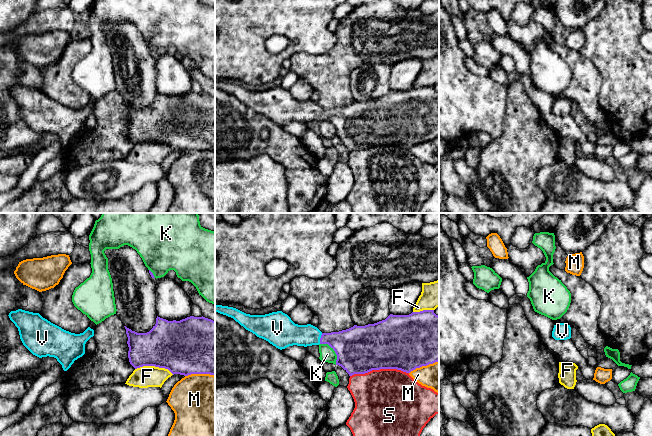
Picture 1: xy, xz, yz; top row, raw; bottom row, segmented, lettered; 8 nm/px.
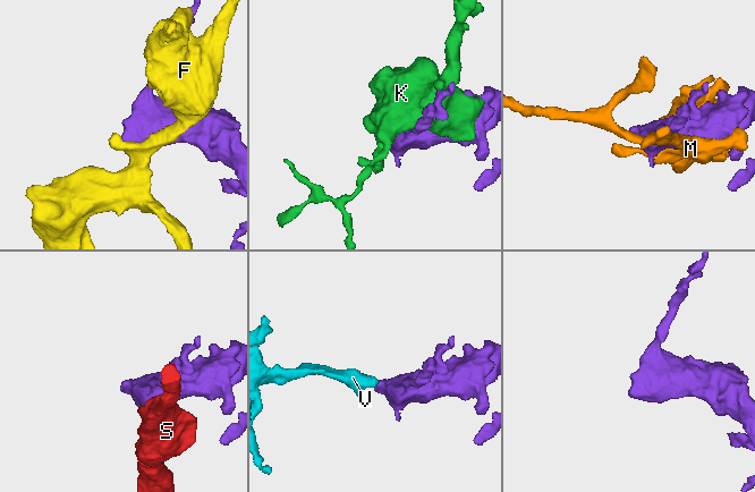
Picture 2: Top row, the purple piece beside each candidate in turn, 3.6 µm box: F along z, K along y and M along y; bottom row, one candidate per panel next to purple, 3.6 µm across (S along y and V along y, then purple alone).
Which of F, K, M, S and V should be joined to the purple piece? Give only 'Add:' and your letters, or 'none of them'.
Add: V

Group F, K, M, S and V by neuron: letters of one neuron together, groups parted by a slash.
F / K / M / S / V

